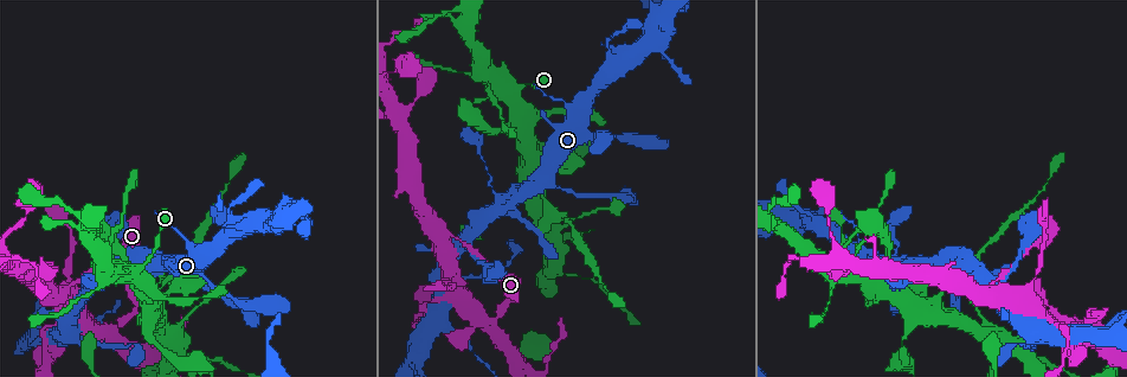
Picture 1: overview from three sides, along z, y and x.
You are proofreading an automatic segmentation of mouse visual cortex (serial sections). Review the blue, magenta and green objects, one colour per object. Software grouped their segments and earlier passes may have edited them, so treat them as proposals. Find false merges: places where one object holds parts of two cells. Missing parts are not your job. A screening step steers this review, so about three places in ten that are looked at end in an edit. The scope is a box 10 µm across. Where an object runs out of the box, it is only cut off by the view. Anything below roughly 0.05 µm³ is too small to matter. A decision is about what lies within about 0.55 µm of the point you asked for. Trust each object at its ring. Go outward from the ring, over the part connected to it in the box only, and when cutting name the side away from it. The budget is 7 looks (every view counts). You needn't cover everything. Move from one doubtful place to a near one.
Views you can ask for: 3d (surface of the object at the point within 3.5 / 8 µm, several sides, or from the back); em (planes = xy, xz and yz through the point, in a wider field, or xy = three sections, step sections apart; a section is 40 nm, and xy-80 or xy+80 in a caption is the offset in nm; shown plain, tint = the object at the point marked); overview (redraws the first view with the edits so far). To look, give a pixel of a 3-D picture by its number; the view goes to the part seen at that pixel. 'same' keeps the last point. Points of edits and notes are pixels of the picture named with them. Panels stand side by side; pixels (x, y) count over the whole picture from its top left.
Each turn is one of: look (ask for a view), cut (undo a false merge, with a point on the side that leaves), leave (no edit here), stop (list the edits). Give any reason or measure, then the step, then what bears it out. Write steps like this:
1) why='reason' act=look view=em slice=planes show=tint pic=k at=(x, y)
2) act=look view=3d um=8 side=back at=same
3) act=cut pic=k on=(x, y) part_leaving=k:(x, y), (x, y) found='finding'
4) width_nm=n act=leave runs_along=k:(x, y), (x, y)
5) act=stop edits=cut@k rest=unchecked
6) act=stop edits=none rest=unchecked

why='three arms meet' act=look view=3d um=3.5 pic=1 at=(230, 220)

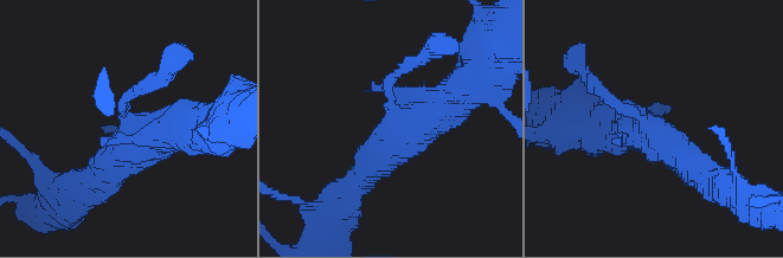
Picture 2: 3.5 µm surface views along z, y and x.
why='now the EM' act=look view=em slice=xy step=1 show=tint pic=2 at=(127, 128)

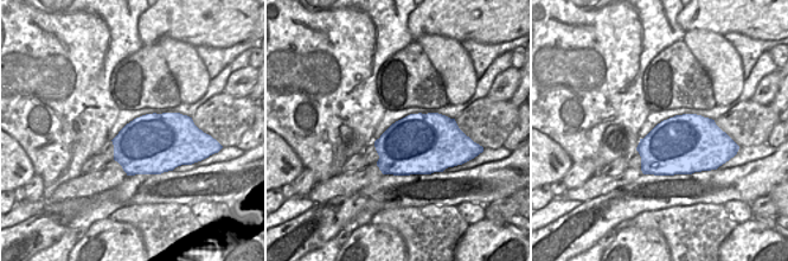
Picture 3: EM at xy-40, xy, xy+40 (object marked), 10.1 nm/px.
act=leave runs_along=2:(363, 176), (398, 136), (475, 79) found='continuous, no second cell'

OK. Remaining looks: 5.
why='calibre changes' act=look view=3d um=3.5 pic=1 at=(142, 284)

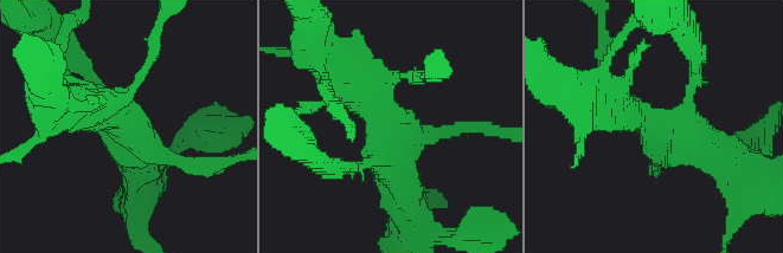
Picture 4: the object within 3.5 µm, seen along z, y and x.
arms=4 arm_widths_nm=150,150,450,500 why='shape alone is not enough' act=look view=em slice=planes show=tint pic=4 at=(394, 146)

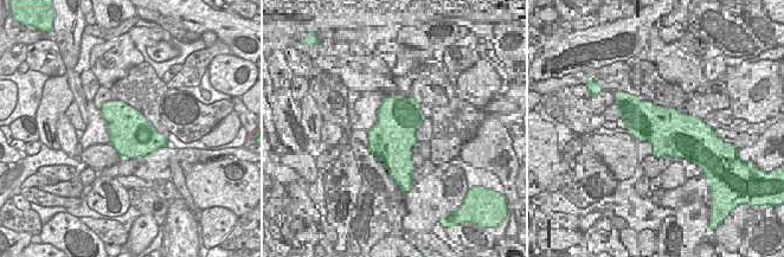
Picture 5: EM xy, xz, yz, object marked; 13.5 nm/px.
act=leave runs_along=4:(614, 99), (738, 168) found='continuous, no second cell'

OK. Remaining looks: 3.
why='narrows sharply' act=look view=3d um=3.5 pic=1 at=(544, 194)

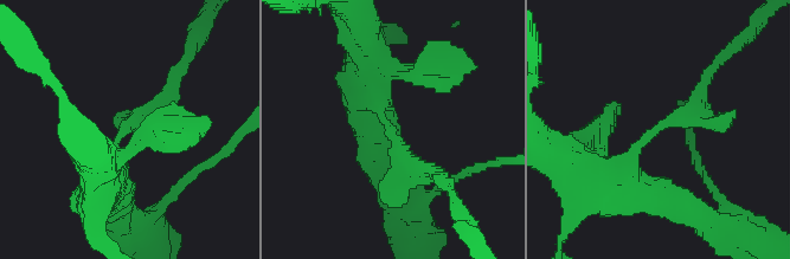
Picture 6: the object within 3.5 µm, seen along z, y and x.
act=look view=em slice=planes show=tint pic=6 at=(389, 127)

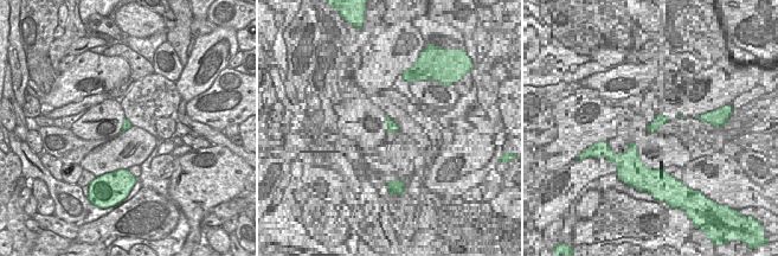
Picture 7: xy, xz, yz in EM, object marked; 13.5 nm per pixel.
width_nm=120 act=leave runs_along=6:(601, 182), (701, 99) found='all the same cell'

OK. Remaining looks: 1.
act=stop edits=none rest=unchecked

